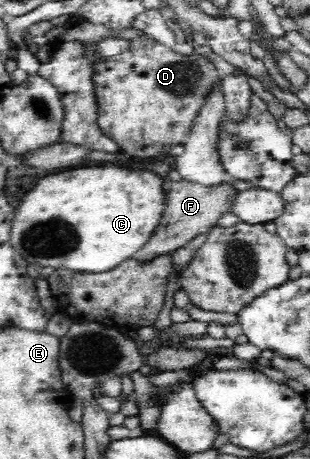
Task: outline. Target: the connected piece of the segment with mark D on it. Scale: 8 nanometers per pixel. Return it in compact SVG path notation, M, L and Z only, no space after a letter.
M148 35L139 36L130 42L127 52L104 57L98 62L98 72L94 74L93 82L99 106L98 125L118 143L122 152L131 156L151 158L157 154L167 155L171 148L186 141L195 118L205 105L206 97L214 88L213 84L222 83L222 76L219 76L219 70L207 56L197 53L183 56Z

